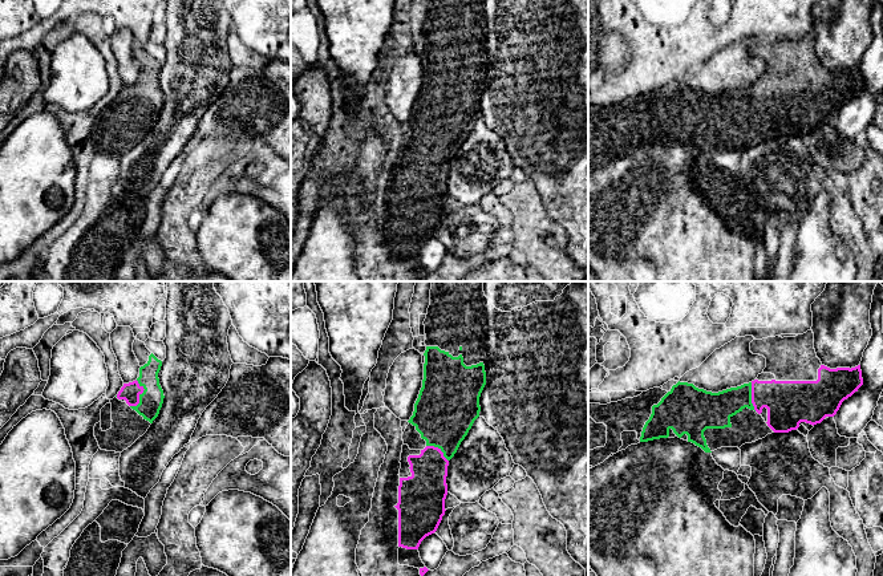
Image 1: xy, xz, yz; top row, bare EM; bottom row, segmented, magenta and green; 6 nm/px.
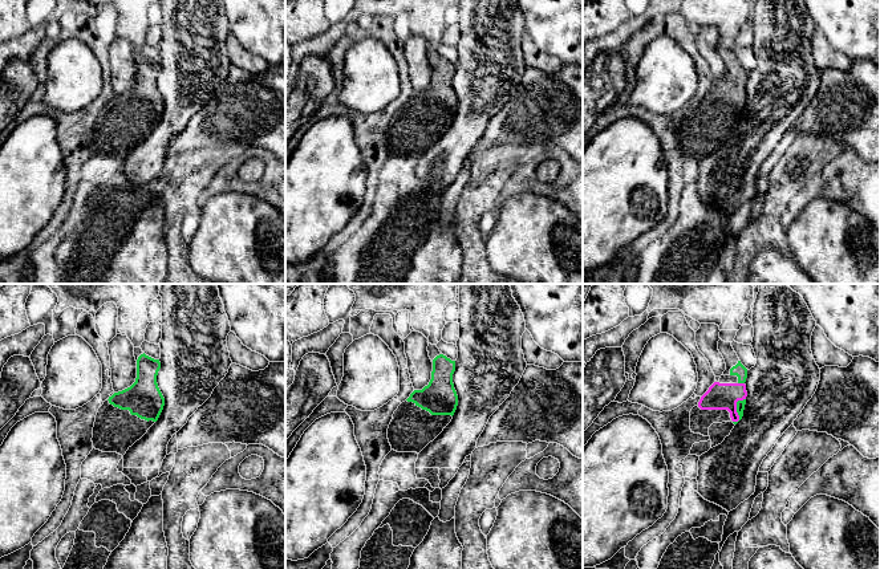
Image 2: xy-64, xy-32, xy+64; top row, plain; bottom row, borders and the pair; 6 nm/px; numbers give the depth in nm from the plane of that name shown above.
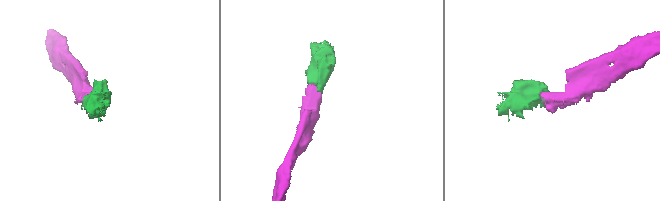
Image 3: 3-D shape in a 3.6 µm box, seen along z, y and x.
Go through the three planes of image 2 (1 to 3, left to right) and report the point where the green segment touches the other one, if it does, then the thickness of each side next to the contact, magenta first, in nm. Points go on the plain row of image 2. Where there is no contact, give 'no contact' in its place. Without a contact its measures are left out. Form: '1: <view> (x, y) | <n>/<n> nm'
1: no contact
2: no contact
3: xy+64 (735, 113) | 160/50 nm

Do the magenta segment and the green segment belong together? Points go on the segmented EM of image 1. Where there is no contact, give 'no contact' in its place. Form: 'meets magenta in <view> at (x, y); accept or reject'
meets magenta in xy at (138, 396); accept

